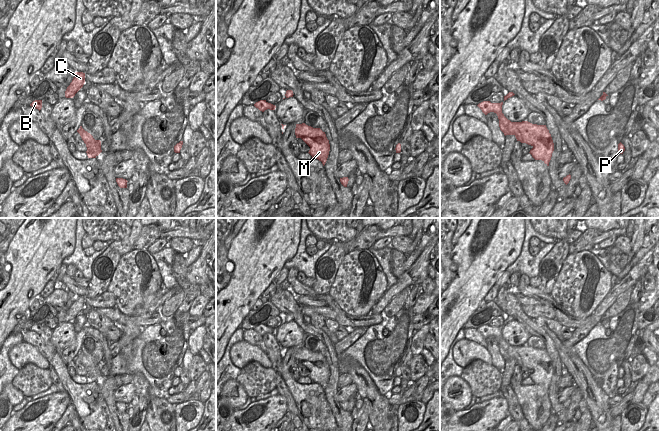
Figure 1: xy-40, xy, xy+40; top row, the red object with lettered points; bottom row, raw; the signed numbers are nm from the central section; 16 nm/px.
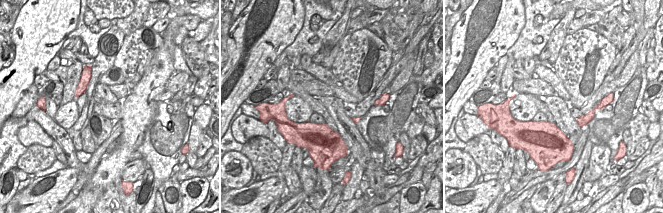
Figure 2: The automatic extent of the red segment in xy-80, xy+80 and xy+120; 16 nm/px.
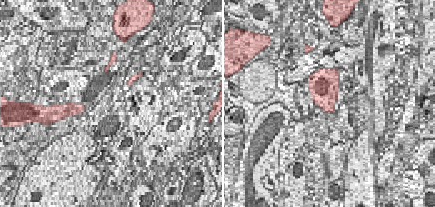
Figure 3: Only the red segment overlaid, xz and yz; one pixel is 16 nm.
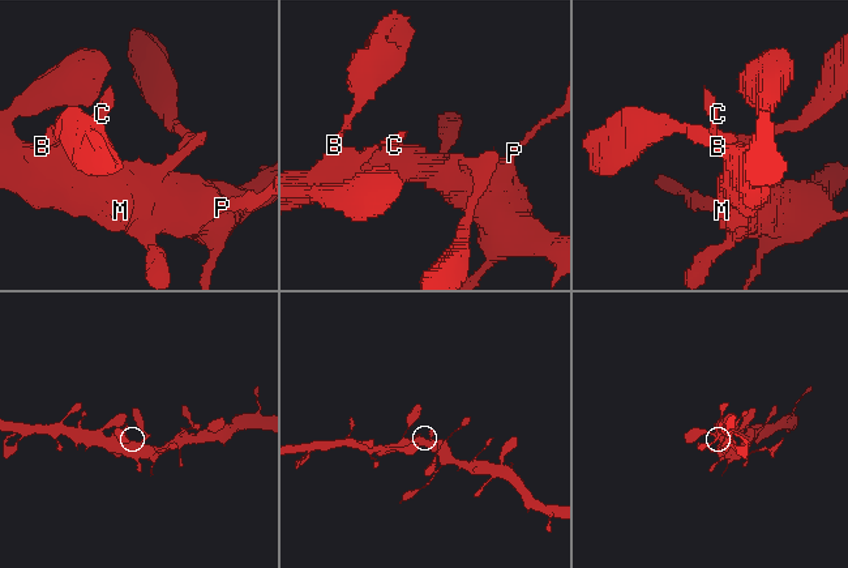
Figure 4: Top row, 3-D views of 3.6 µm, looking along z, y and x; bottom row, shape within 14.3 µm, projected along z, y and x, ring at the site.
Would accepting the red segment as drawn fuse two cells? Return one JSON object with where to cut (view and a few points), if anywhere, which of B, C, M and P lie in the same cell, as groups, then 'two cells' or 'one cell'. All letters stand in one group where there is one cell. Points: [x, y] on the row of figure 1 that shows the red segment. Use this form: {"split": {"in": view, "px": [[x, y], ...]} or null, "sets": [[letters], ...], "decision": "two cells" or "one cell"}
{"split": null, "sets": [["B", "C", "M", "P"]], "decision": "one cell"}

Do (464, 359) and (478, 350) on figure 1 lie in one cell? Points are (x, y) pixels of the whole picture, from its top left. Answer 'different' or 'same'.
same

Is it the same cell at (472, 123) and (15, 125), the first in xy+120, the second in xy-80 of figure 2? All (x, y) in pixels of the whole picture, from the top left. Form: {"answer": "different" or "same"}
{"answer": "different"}

